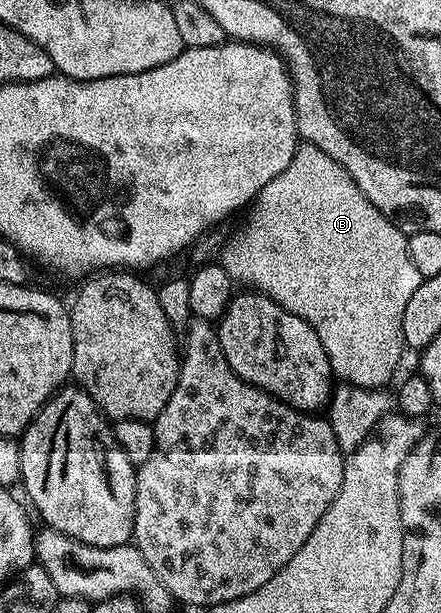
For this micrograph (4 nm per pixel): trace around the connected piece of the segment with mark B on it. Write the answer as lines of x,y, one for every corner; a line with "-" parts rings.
303,142
295,151
292,161
288,161
288,169
284,169
284,173
272,177
272,181
268,181
268,185
264,185
264,189
258,194
258,198
254,200
249,211
250,220
243,225
242,231
236,232
227,241
226,248
222,251
222,259
220,259
221,267
230,274
231,280
235,284
243,283
246,286
243,288
253,289
259,295
267,295
269,299
276,301
276,305
280,305
288,313
300,317
300,321
312,325
316,337
320,337
320,345
324,345
324,353
328,357
330,370
335,380
348,386
362,387
364,390
385,388
385,383
393,377
394,370
397,369
398,362
402,359
402,351
404,352
402,342
404,309
408,306
412,293
416,293
416,289
423,281
422,275
416,273
416,265
412,265
412,257
408,257
407,232
397,227
388,217
384,217
380,213
380,209
376,209
372,205
372,201
368,201
368,197
364,197
364,193
360,193
353,177
340,164
332,161
332,157
328,157
328,153
324,153
319,147
308,142

